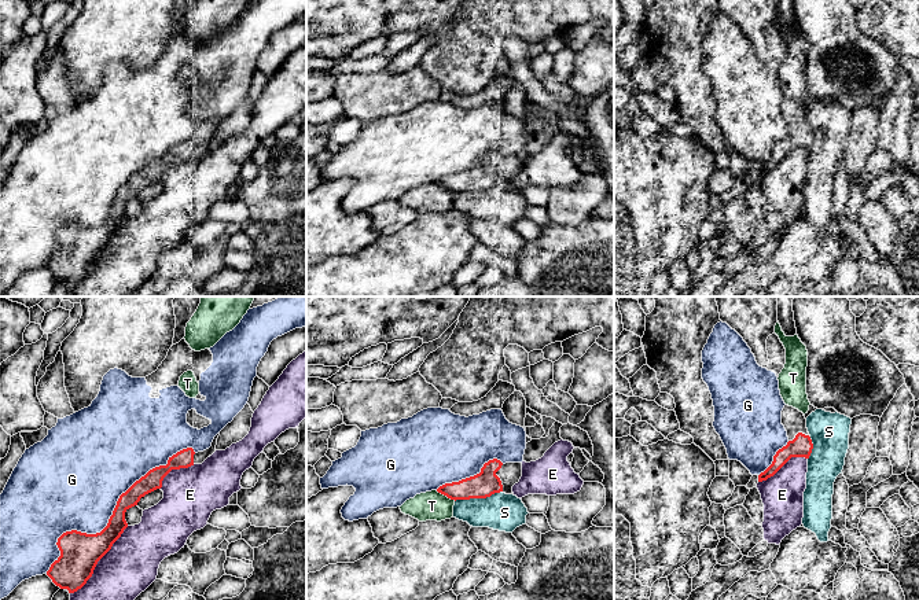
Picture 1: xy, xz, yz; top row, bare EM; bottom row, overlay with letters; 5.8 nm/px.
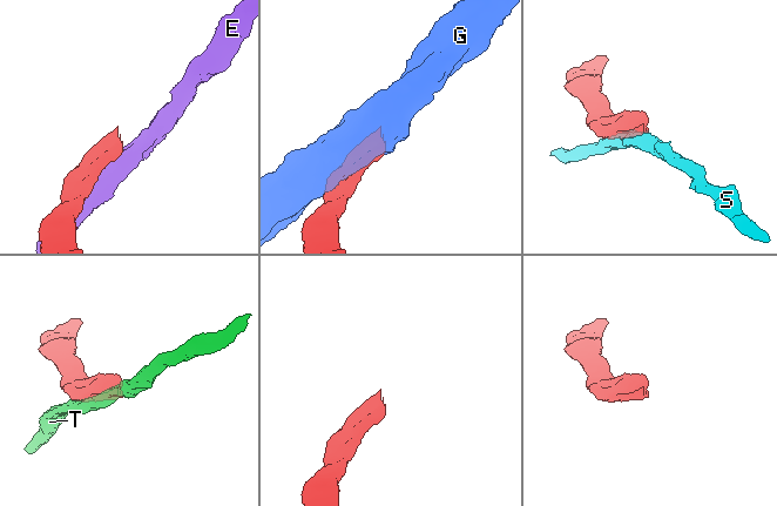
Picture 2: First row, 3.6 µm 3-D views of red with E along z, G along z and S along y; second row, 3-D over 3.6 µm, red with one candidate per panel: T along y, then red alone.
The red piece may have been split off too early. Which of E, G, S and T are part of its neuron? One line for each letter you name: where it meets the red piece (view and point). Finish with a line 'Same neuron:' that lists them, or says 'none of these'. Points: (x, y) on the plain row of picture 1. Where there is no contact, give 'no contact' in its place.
Same neuron: none of these

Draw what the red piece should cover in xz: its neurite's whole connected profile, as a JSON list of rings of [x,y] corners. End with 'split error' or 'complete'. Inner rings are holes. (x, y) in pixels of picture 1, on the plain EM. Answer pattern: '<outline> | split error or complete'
[[[493,151],[484,157],[481,165],[459,174],[445,176],[438,185],[451,192],[486,191],[495,185],[514,187],[512,178],[522,169],[522,155],[506,155]]] | split error

